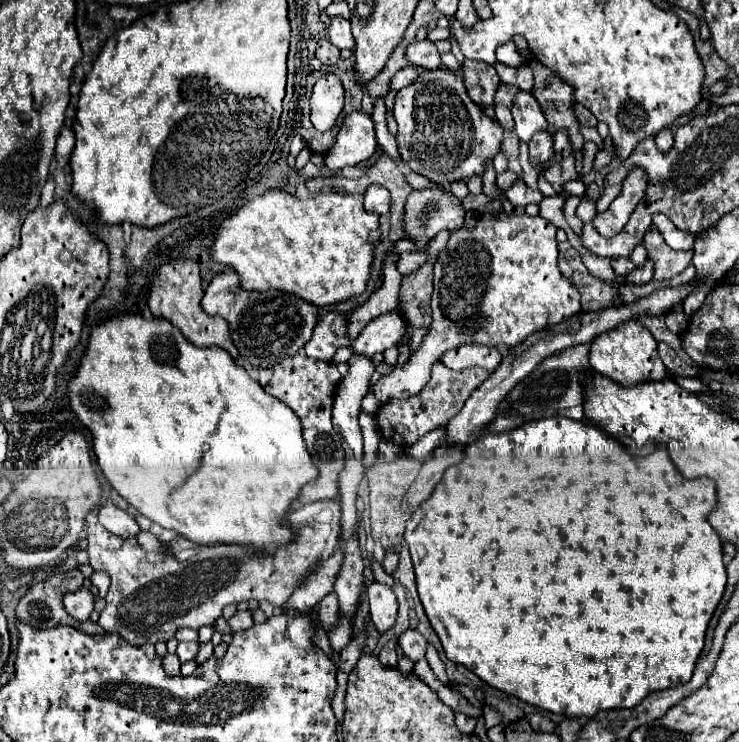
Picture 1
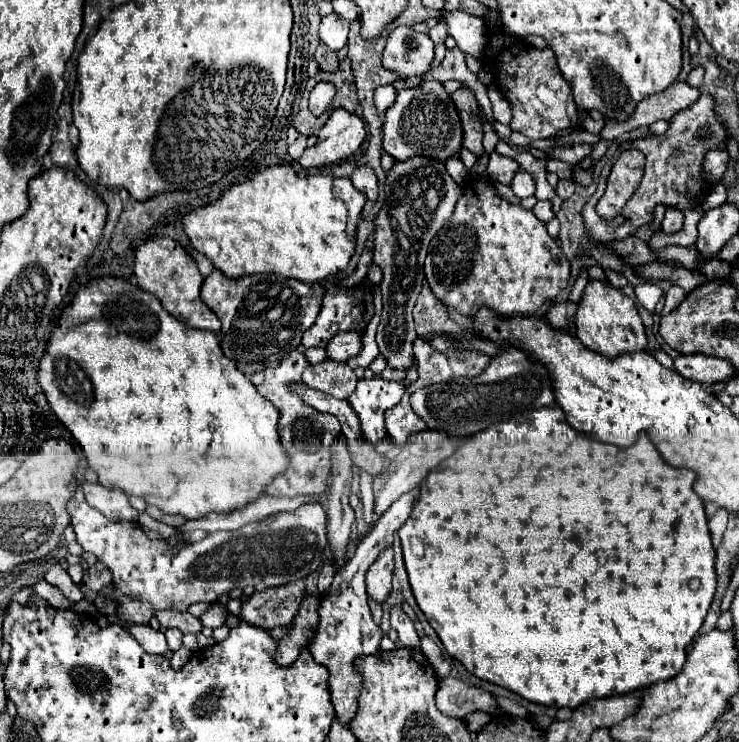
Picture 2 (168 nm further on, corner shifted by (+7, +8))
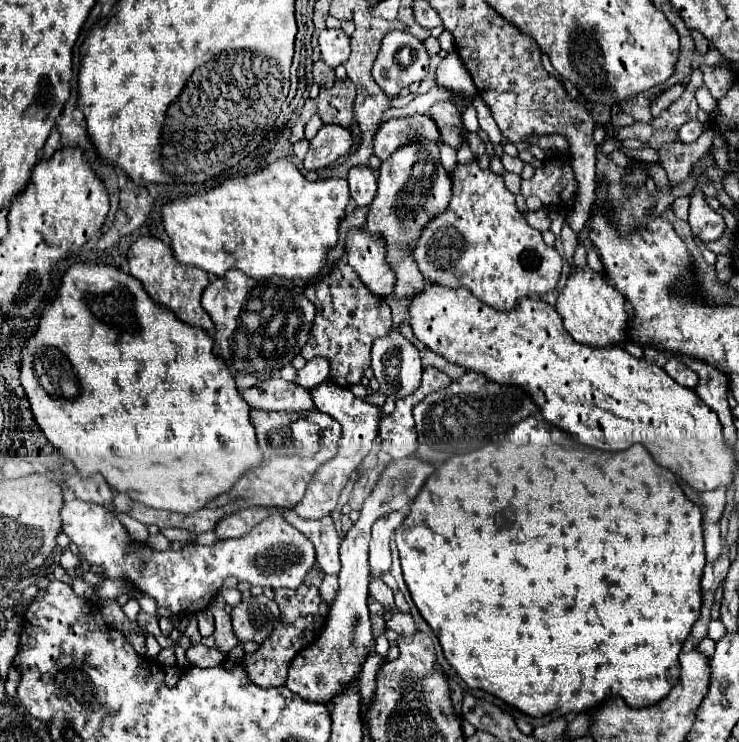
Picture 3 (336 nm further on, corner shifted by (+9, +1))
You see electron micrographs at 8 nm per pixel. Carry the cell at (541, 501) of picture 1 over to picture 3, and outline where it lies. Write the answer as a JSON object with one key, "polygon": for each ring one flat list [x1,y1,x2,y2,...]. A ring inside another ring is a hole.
{"polygon":[[529,416,499,434,495,442,488,440,487,446,475,452,457,454,443,462,409,504,409,516,397,528,395,542,411,598,439,638,443,654,455,672,469,688,485,690,519,712,539,718,553,710,563,714,589,712,609,696,621,696,633,708,651,706,679,682,679,652,701,612,701,576,705,568,702,520,700,507,685,498,677,476,659,466,643,446,635,444,623,452,591,450,563,430]]}

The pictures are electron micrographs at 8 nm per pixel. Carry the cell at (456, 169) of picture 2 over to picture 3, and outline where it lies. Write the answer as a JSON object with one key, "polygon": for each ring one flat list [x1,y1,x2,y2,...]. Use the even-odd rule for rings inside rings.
{"polygon":[[441,144,441,146,439,146,439,154,441,154,441,162,443,162,445,170,451,172,451,170,457,166,455,148,451,148,451,146,447,146,447,144]]}

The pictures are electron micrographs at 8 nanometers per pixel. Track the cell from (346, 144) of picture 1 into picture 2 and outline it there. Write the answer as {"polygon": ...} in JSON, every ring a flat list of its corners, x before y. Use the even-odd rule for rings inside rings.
{"polygon":[[343,107,333,109,327,123,319,131,317,145,307,147,305,153,297,159,297,163,305,169,333,165,337,161,351,157,361,147,363,139,365,139,363,121]]}

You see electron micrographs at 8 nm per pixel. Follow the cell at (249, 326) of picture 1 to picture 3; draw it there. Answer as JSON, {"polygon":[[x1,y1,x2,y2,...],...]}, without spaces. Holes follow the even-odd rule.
{"polygon":[[241,270,213,280,201,302,215,324,213,352,225,360,239,390,257,386,289,364,305,346,315,318,315,306,291,280,253,280]]}

